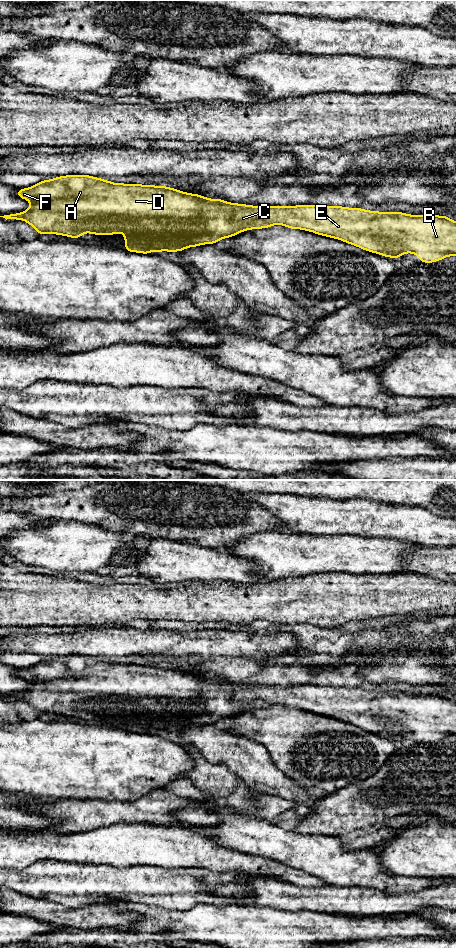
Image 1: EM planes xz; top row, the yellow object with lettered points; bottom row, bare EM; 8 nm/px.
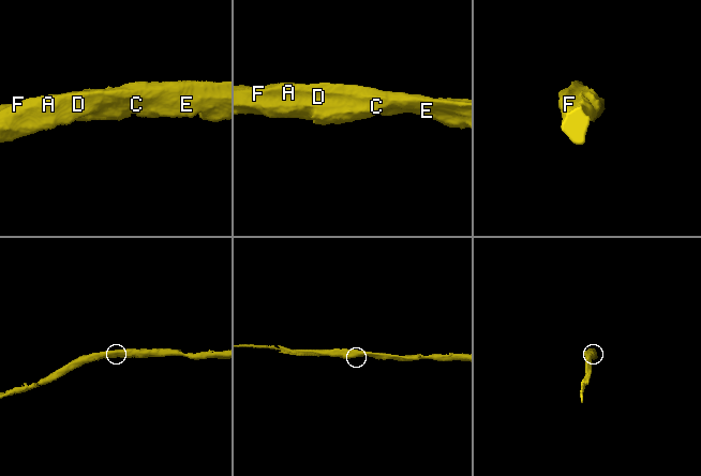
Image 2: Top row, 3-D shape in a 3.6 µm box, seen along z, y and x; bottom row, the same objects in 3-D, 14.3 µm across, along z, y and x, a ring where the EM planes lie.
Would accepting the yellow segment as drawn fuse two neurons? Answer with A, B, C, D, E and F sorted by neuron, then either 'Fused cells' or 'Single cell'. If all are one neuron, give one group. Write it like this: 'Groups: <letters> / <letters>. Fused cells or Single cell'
Groups: A B C D E F. Single cell

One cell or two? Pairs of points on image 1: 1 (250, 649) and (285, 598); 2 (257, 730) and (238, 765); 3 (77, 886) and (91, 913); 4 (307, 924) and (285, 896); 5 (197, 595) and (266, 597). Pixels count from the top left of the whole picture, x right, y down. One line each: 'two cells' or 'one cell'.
1: two cells
2: two cells
3: two cells
4: two cells
5: one cell

